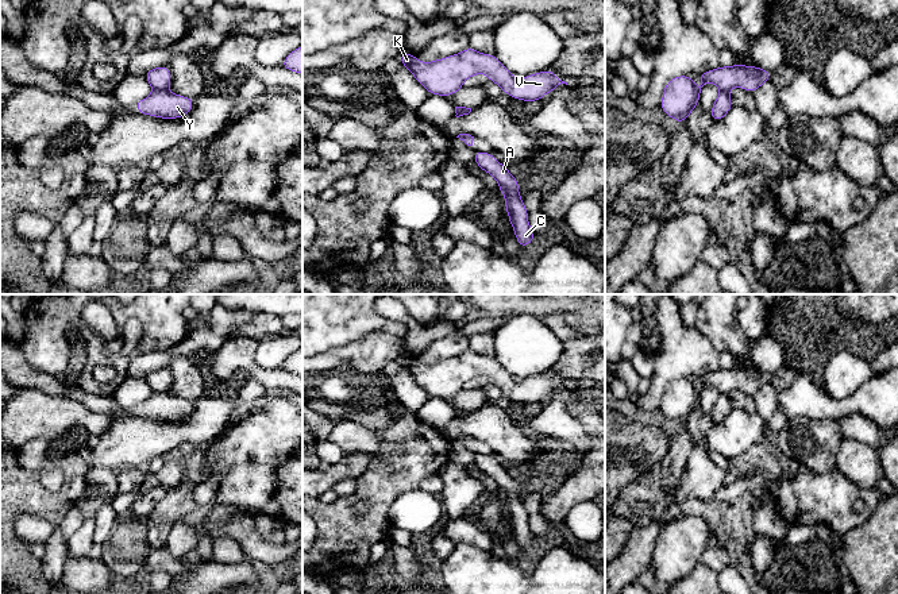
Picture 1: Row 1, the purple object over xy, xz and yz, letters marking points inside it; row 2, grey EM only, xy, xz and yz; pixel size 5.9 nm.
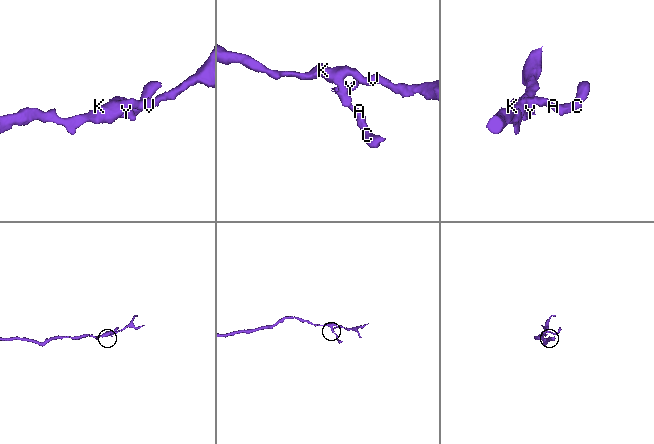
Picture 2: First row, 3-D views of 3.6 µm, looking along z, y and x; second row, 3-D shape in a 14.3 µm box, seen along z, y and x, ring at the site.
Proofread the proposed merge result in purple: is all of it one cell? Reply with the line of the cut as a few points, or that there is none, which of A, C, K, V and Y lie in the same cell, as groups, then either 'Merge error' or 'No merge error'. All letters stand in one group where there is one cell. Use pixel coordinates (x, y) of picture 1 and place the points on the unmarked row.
Split along xy (168, 390), (154, 393). Groups: A C K V / Y. Merge error

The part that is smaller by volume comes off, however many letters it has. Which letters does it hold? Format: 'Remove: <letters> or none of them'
Remove: Y

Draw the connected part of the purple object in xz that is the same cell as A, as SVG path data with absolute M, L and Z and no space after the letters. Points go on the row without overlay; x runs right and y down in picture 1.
M474 454L474 464L498 485L500 494L505 498L509 525L520 549L524 551L531 547L536 539L529 529L528 514L519 495L519 483L492 455Z

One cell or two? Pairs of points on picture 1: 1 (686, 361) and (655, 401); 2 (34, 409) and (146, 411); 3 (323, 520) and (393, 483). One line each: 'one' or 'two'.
1: one
2: two
3: one

